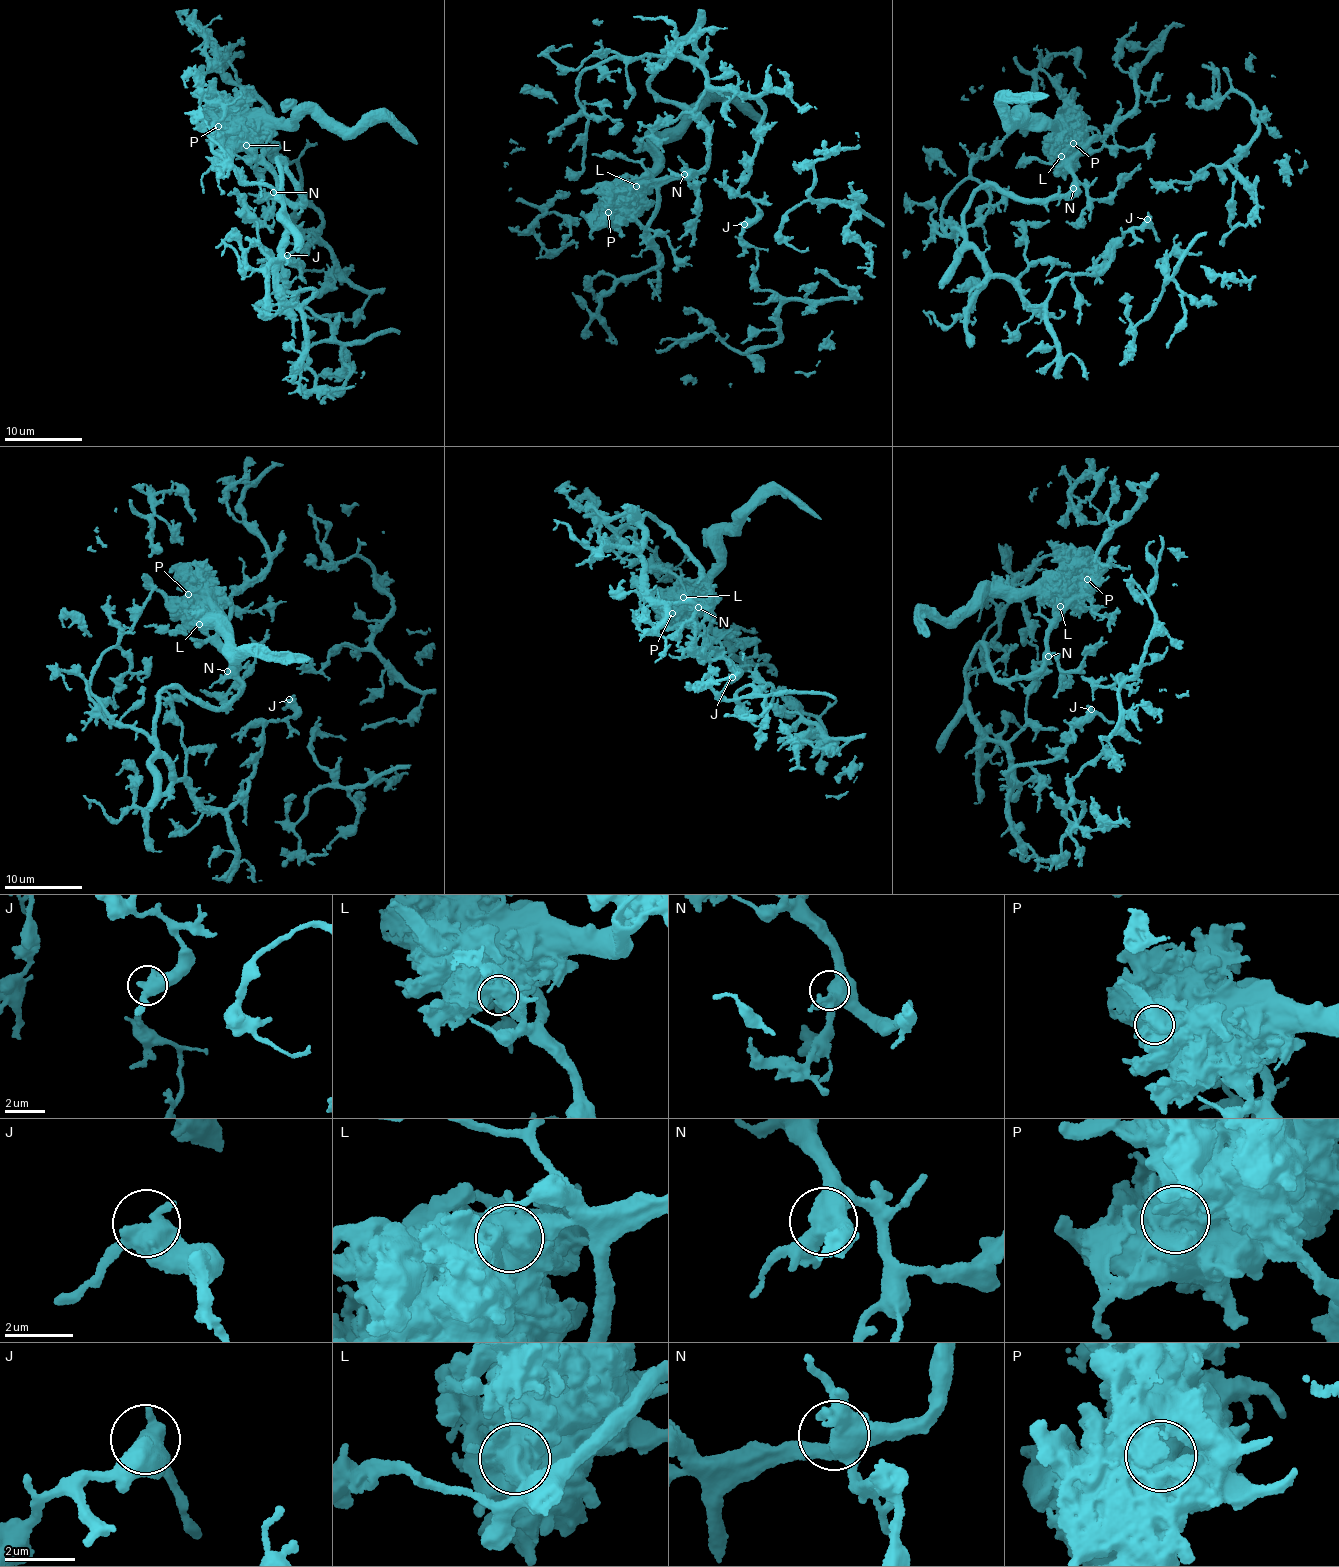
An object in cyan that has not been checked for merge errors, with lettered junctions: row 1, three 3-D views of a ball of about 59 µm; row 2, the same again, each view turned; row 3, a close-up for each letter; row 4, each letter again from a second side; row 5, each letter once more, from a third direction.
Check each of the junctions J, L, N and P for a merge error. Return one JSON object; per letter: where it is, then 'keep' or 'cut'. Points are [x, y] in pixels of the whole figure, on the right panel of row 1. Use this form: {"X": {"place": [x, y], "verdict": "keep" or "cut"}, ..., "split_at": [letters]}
{"J": {"place": [1147, 219], "verdict": "keep"}, "L": {"place": [1061, 156], "verdict": "cut"}, "N": {"place": [1073, 188], "verdict": "keep"}, "P": {"place": [1073, 143], "verdict": "keep"}, "split_at": ["L"]}

